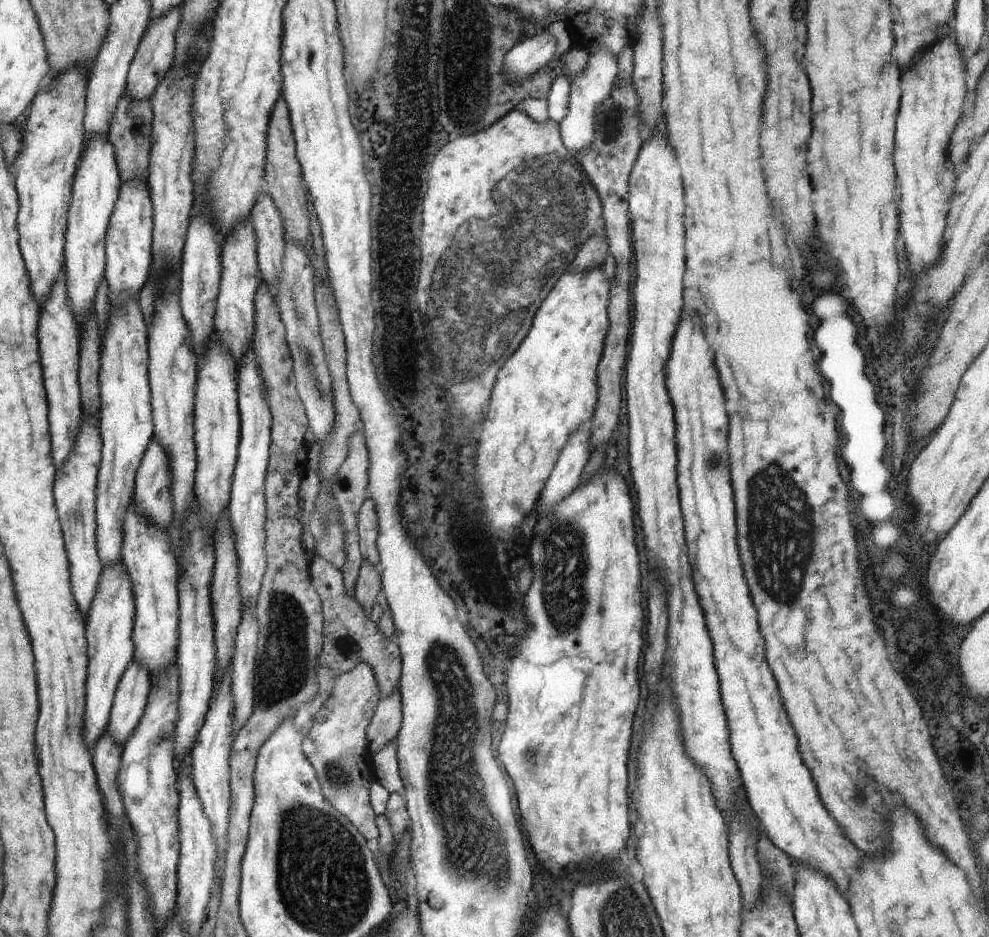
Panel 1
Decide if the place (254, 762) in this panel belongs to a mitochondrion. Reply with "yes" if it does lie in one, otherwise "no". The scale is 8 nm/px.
no

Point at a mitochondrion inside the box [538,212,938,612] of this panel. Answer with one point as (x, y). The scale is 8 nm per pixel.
(781, 562)

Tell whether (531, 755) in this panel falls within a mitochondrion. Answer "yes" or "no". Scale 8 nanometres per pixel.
yes

